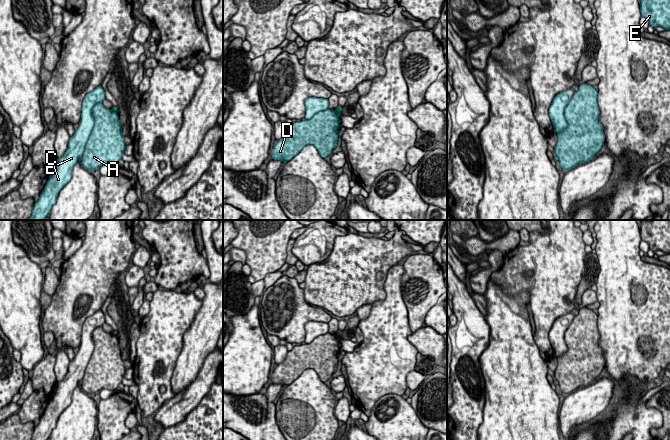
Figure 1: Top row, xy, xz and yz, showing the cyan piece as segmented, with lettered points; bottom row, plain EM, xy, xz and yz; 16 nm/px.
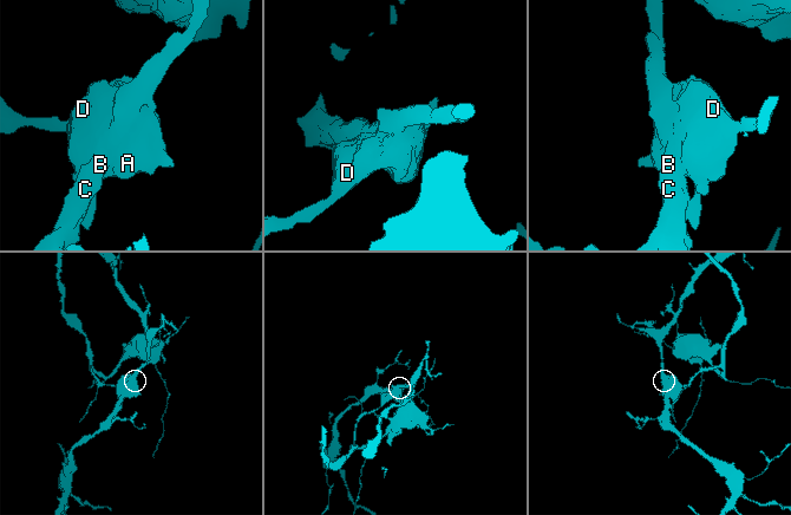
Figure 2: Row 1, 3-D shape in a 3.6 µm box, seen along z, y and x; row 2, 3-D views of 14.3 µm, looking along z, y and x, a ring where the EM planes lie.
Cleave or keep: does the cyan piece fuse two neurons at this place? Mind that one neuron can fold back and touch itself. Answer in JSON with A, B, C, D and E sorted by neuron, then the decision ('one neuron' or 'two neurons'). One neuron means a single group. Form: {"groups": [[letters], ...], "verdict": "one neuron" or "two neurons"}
{"groups": [["A", "B", "C", "D", "E"]], "verdict": "one neuron"}

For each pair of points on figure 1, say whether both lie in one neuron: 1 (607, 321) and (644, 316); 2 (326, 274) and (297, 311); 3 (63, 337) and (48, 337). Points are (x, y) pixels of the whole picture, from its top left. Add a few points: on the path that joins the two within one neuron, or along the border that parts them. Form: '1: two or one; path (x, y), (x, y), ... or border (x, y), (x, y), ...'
1: one; path (616, 321), (635, 321)
2: two; border (303, 289), (303, 297), (310, 305)
3: two; border (44, 331), (50, 331), (53, 334), (53, 346)

